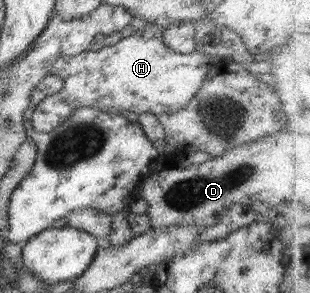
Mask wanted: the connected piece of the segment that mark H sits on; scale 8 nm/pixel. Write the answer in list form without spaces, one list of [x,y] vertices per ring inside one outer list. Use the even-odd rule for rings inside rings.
[[[148,24],[144,31],[121,38],[115,45],[97,51],[87,50],[76,56],[63,56],[51,62],[54,76],[62,80],[62,87],[43,99],[32,112],[33,127],[38,132],[52,132],[77,108],[91,106],[112,115],[121,112],[175,113],[196,96],[201,84],[214,72],[219,72],[227,61],[216,55],[196,50],[181,55],[163,41],[158,25]]]

